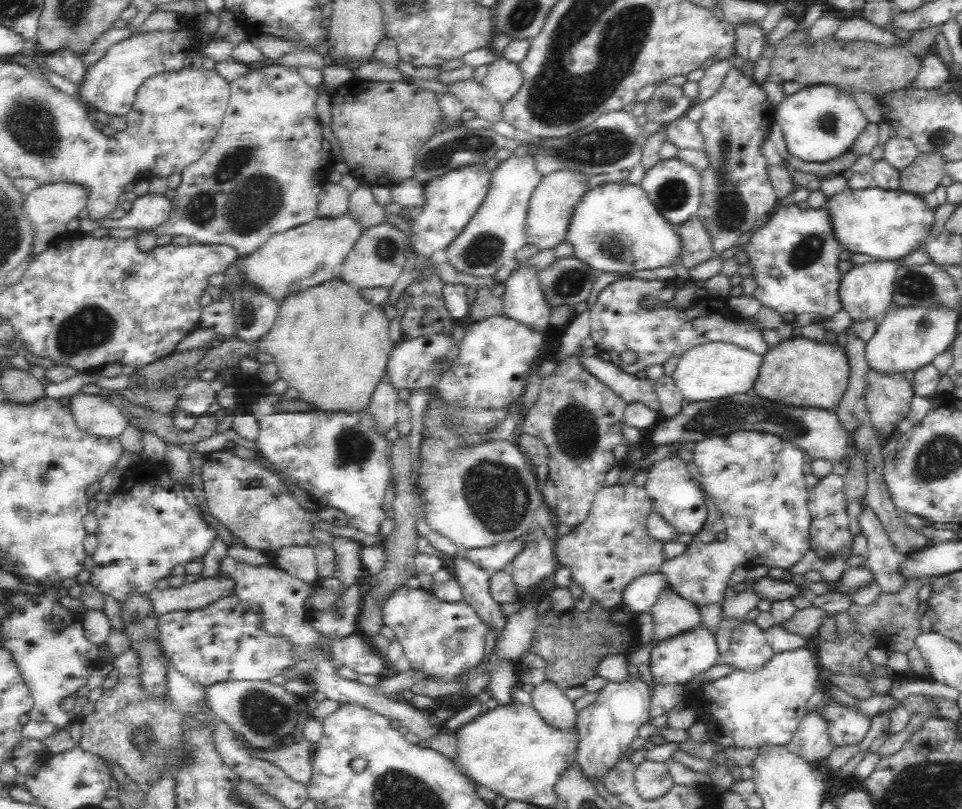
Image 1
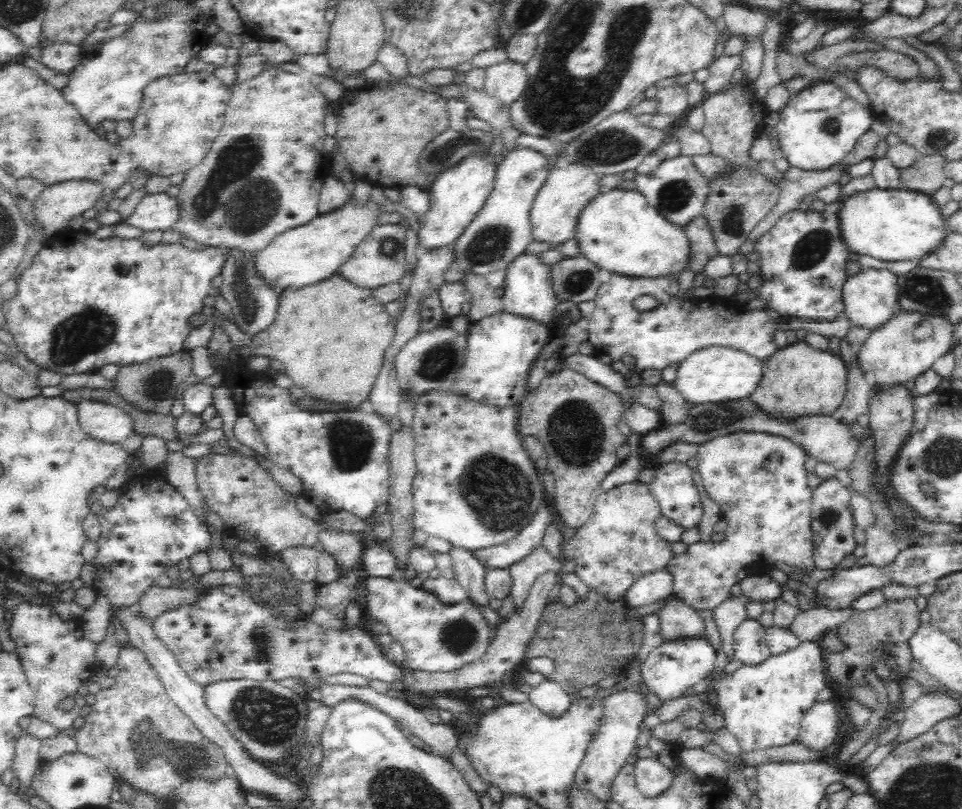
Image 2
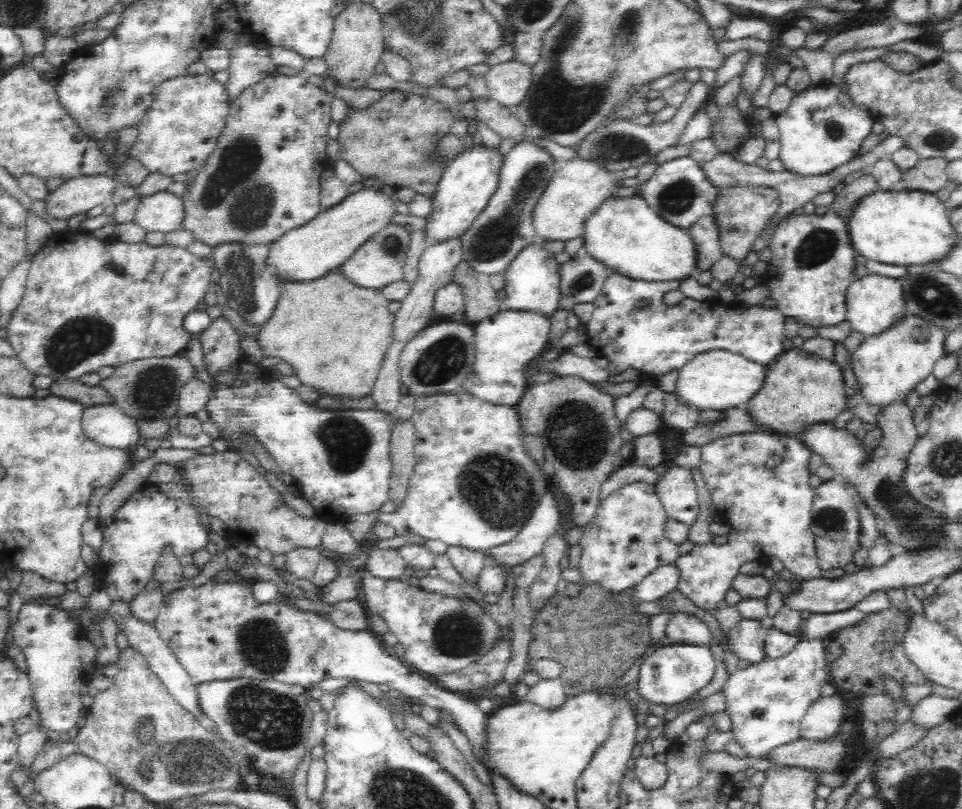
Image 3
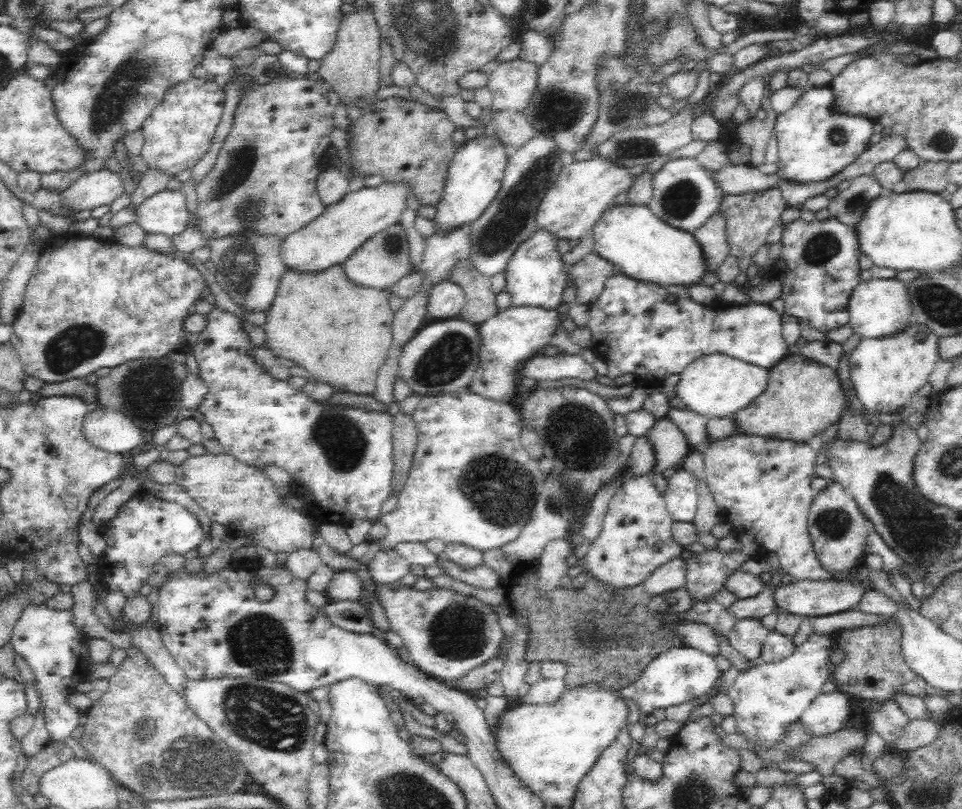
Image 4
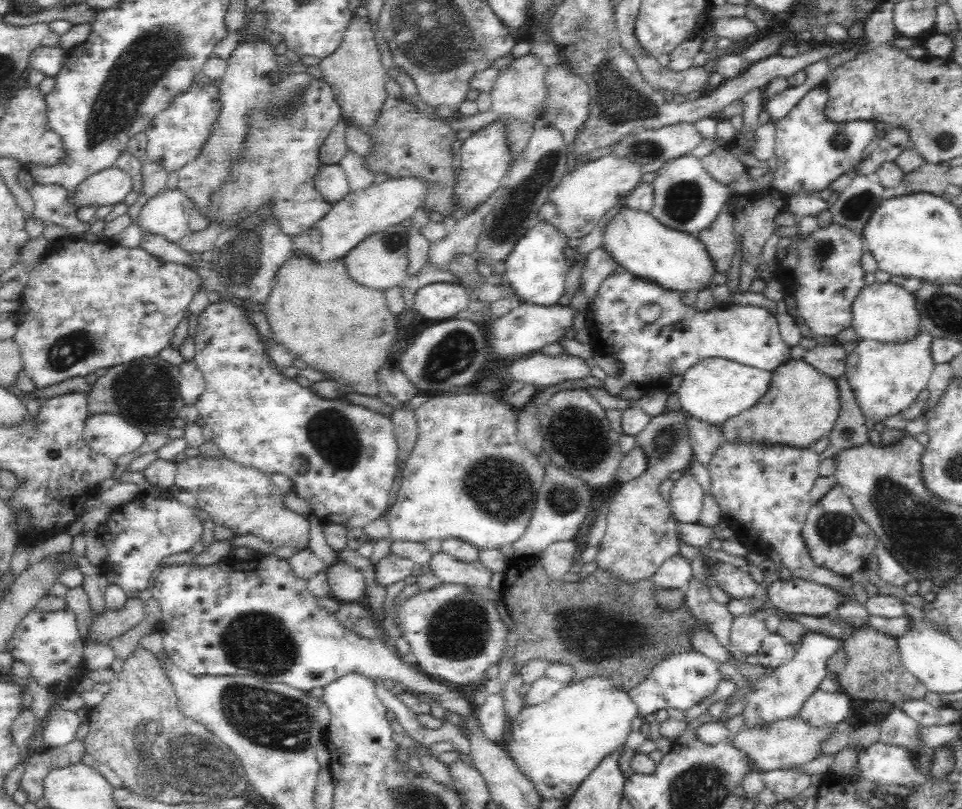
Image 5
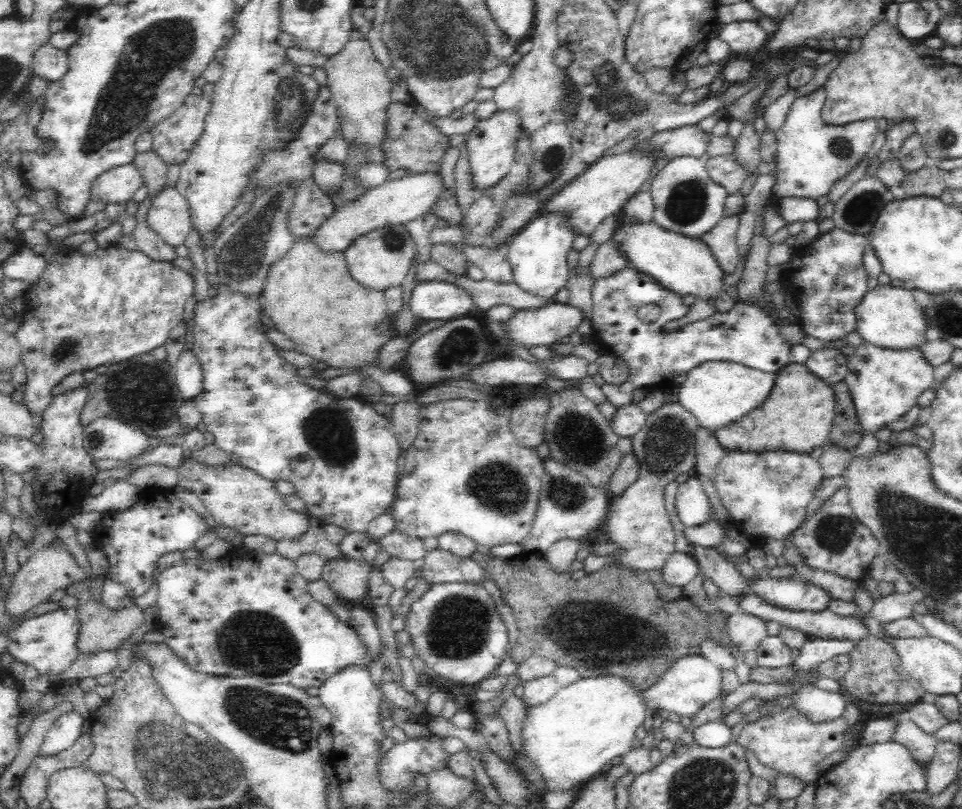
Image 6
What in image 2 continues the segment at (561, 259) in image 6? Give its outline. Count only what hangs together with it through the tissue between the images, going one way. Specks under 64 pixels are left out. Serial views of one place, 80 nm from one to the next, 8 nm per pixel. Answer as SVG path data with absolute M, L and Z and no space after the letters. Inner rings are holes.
M524 251L506 268L503 283L503 296L500 304L504 312L531 318L540 324L548 324L555 318L555 308L559 303L554 294L551 281L551 265L541 261L540 254Z

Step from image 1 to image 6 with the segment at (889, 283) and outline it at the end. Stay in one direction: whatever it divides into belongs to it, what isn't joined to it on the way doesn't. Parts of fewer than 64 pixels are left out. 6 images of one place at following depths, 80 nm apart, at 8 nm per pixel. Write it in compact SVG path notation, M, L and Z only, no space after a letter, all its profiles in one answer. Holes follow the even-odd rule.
M877 286L869 290L856 307L856 332L864 343L880 348L906 350L921 347L926 341L927 320L923 309L916 304L910 290L901 287Z

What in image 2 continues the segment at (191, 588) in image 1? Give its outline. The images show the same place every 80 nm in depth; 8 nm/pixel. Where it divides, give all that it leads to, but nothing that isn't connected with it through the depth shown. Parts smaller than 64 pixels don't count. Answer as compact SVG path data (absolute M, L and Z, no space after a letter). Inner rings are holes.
M152 585L141 595L135 610L141 618L153 622L162 612L198 601L203 590L204 588L186 590L186 588L160 588L158 585Z

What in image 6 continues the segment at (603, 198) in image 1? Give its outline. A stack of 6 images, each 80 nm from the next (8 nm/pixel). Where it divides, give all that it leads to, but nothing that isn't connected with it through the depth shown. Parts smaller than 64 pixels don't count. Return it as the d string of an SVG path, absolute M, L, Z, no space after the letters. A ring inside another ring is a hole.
M652 220L645 223L624 221L622 226L616 228L613 242L621 246L626 259L630 261L630 266L649 274L664 288L677 295L692 295L696 301L714 304L718 296L726 292L727 287L723 283L725 271L718 265L710 247L701 239L668 231Z

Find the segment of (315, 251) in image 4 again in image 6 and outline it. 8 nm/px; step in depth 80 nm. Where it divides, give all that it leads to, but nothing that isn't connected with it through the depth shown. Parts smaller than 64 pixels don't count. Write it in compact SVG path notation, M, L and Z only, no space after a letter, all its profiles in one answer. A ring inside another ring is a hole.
M428 171L420 174L408 174L398 179L388 179L384 184L366 190L359 199L337 208L330 215L330 218L310 237L317 242L320 251L344 253L348 244L356 236L362 236L364 232L370 232L372 228L406 224L430 213L435 202L446 190L444 186L442 175L439 172Z

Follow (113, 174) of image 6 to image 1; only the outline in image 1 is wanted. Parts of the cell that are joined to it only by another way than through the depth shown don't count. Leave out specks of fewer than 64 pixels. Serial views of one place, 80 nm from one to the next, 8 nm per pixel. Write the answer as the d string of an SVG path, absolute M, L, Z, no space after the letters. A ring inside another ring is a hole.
M60 182L54 184L40 185L29 195L24 196L23 210L32 221L35 235L33 238L32 260L36 259L44 250L47 250L52 241L59 235L67 233L66 226L72 218L87 207L88 193L81 185L74 182Z

